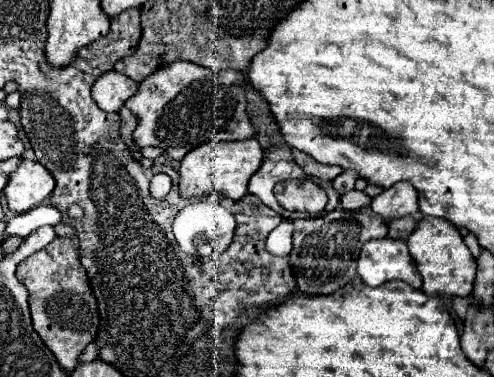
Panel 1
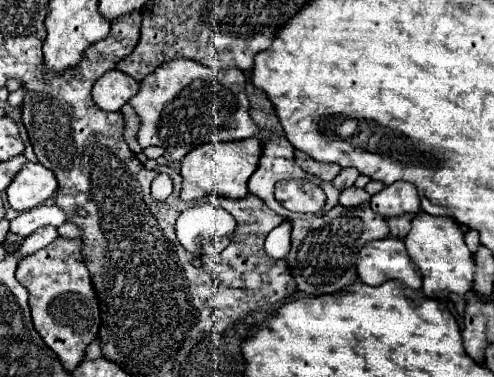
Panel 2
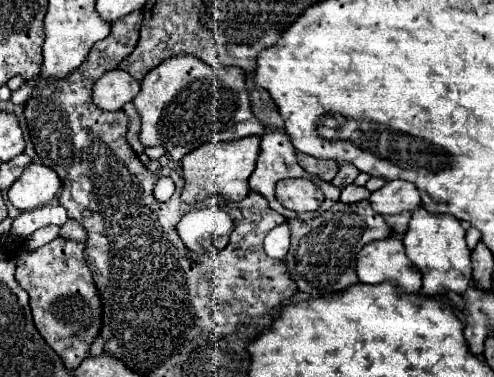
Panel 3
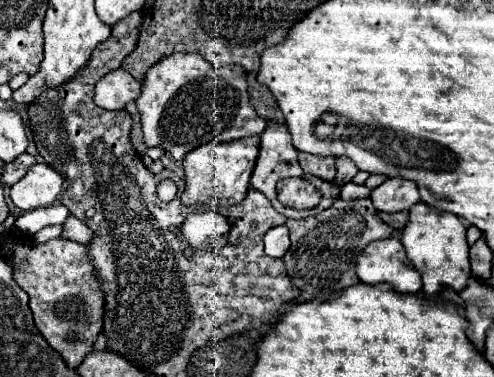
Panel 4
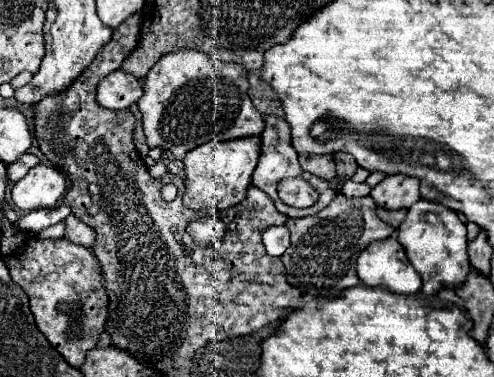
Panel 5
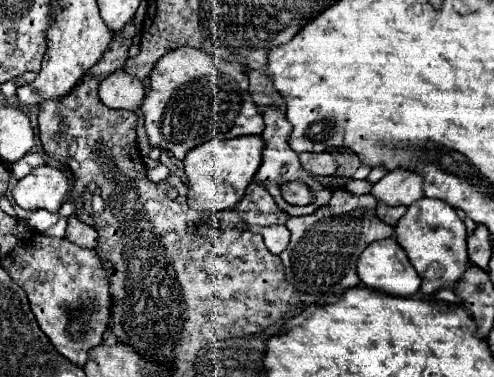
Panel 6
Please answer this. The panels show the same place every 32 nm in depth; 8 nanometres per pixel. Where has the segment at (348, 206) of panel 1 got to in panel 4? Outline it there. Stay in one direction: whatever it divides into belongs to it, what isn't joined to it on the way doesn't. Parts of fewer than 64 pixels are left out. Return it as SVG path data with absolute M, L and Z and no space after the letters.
M344 184L342 190L340 190L340 196L346 198L346 200L352 200L352 198L368 198L370 196L370 188L364 186L364 184Z

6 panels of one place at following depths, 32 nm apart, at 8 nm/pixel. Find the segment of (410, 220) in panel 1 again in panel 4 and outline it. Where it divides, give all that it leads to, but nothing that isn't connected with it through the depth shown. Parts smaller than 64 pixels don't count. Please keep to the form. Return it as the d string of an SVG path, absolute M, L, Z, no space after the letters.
M378 212L378 214L380 214L380 218L382 218L386 224L390 224L394 230L402 230L402 226L404 226L406 220L408 220L408 212L394 212L394 214Z

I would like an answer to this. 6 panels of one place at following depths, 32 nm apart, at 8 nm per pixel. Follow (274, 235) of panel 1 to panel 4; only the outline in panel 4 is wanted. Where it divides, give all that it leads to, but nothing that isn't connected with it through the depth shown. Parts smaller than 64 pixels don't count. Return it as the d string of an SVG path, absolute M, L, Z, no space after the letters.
M274 226L264 234L264 246L266 254L272 258L282 258L284 252L290 248L288 228L286 226Z

